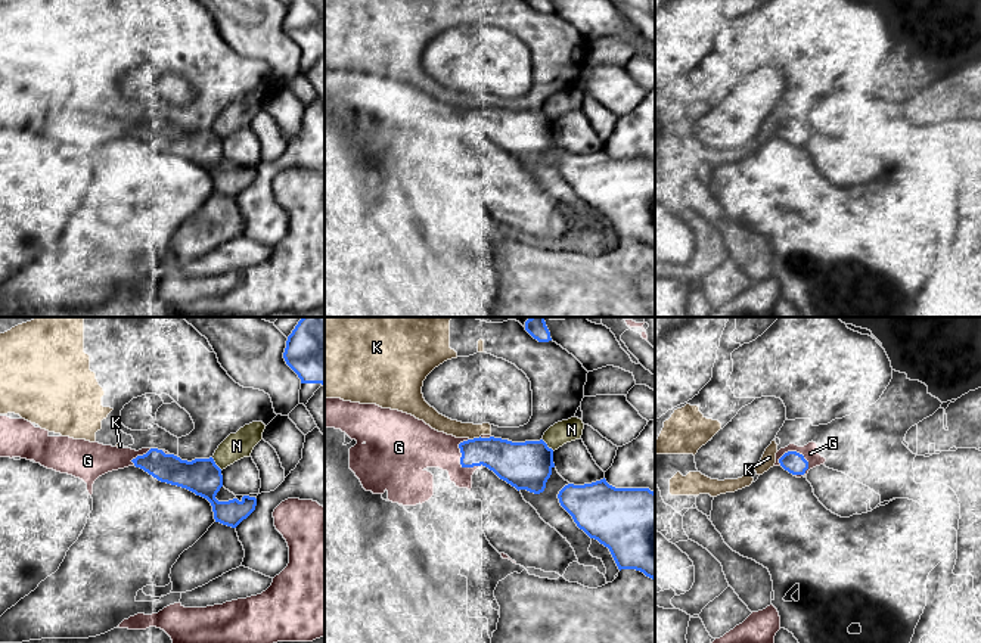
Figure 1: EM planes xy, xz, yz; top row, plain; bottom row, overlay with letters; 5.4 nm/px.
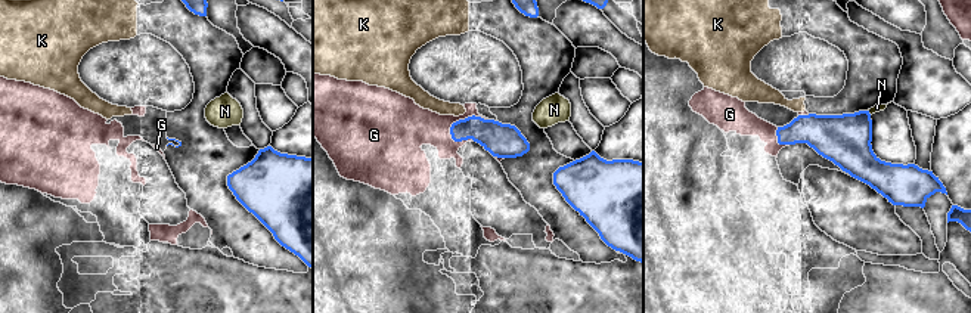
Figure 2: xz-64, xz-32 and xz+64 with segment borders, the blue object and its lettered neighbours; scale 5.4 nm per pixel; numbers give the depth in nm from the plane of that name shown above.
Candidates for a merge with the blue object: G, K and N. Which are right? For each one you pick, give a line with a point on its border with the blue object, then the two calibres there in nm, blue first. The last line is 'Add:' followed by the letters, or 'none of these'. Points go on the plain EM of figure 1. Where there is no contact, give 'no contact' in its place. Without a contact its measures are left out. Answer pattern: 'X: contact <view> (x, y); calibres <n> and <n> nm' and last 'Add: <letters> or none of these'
Add: none of these

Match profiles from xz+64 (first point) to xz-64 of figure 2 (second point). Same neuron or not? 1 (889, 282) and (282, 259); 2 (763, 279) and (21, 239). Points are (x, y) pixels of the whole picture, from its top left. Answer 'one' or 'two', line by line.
1: two
2: one

